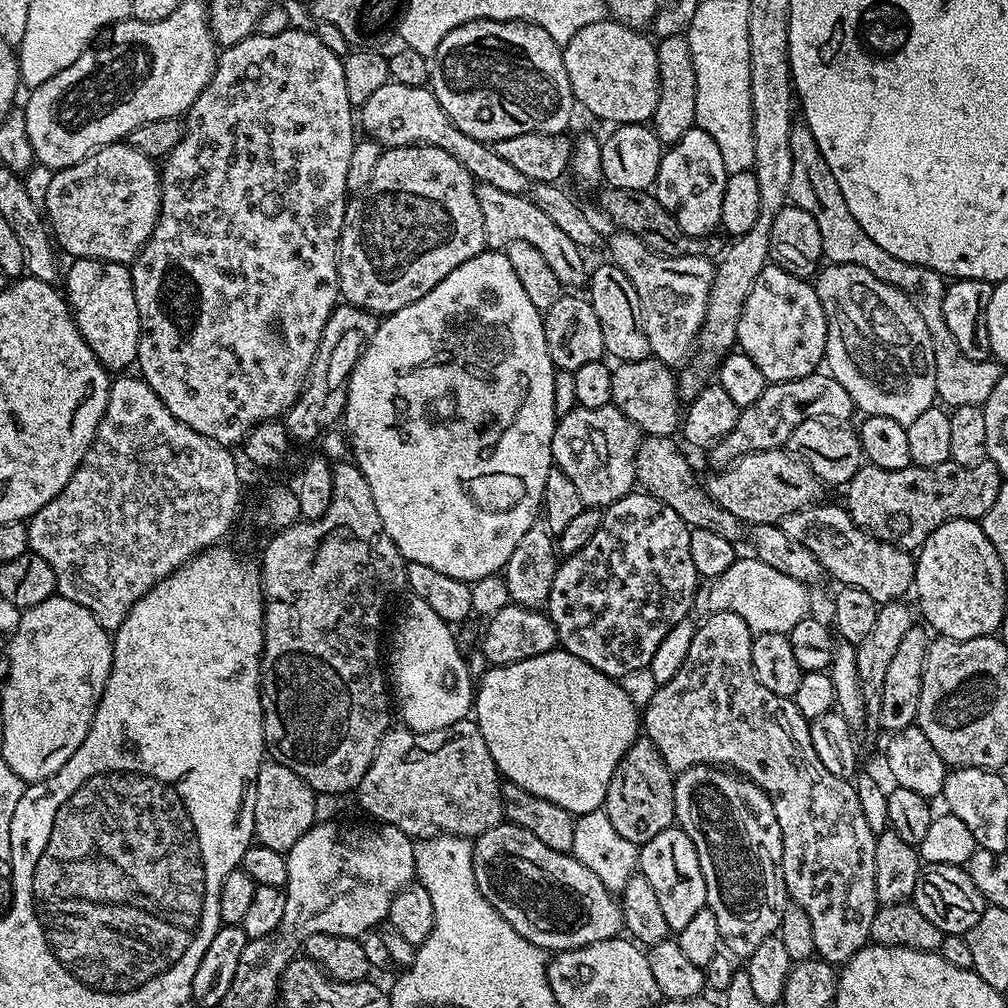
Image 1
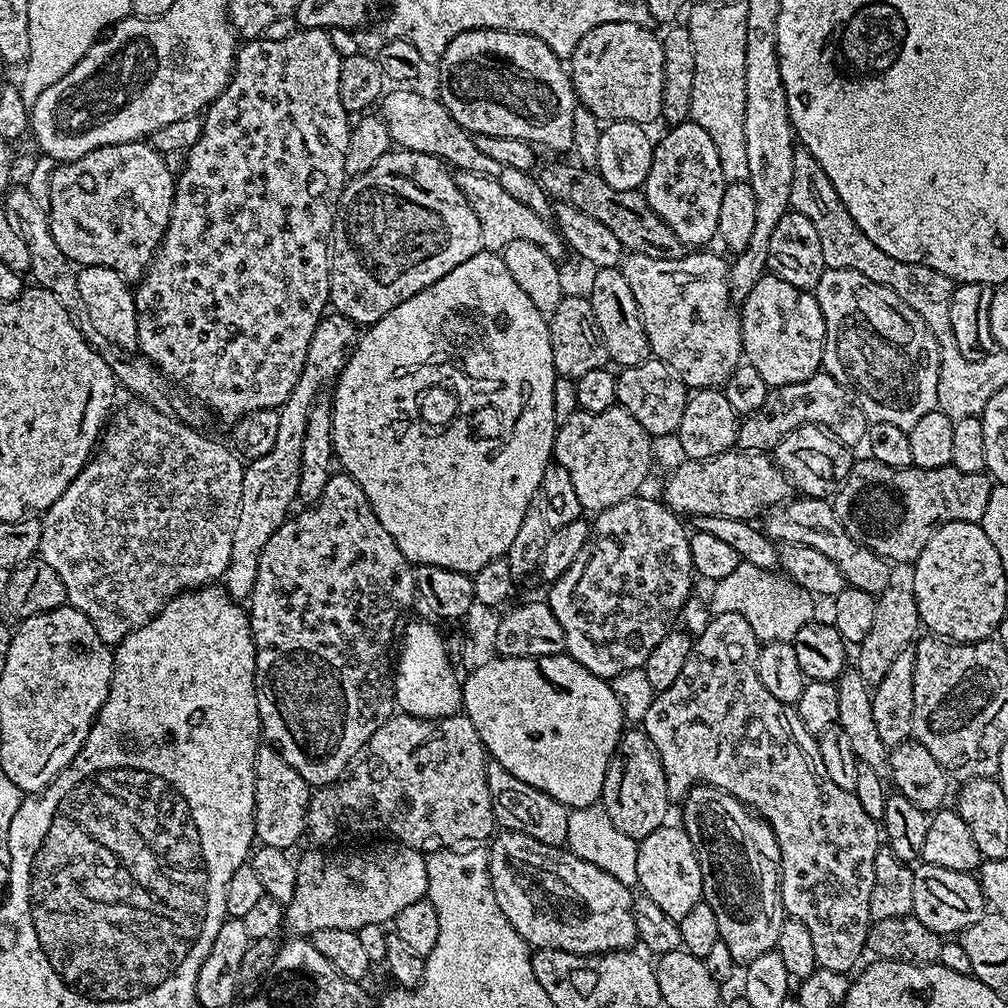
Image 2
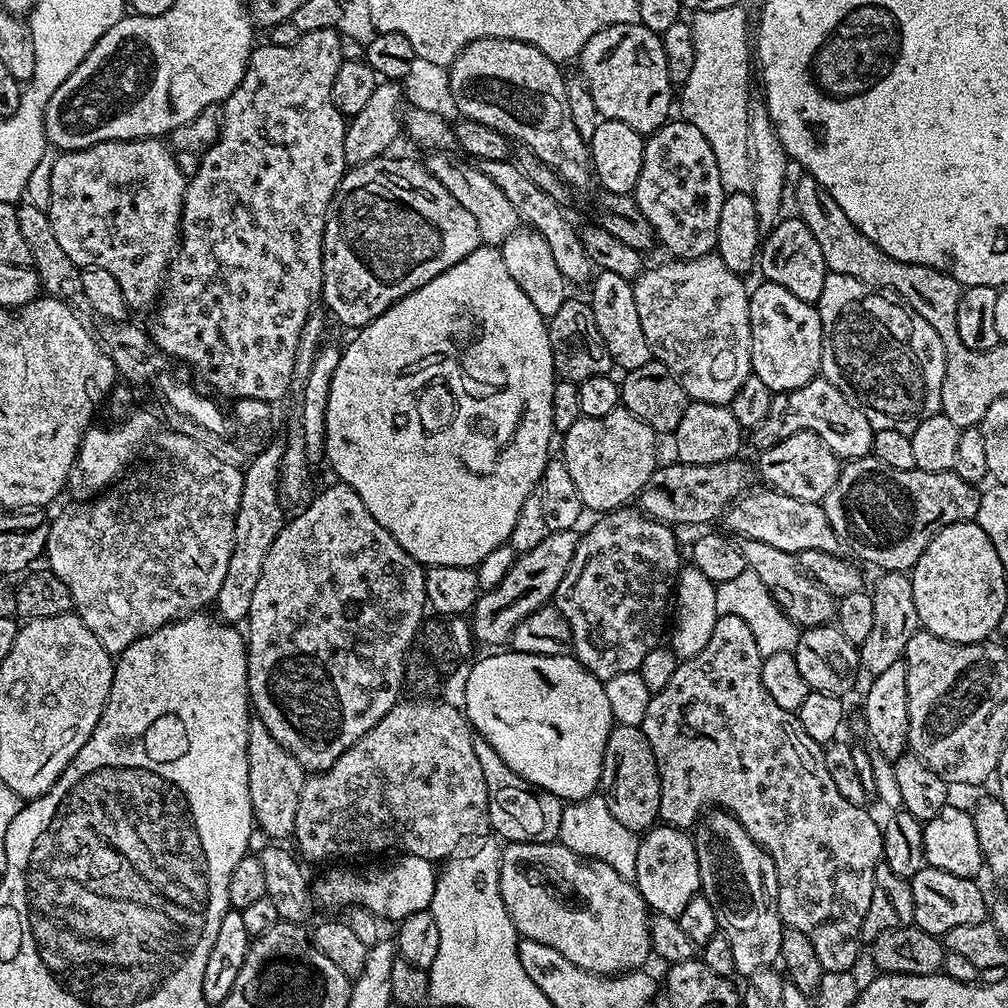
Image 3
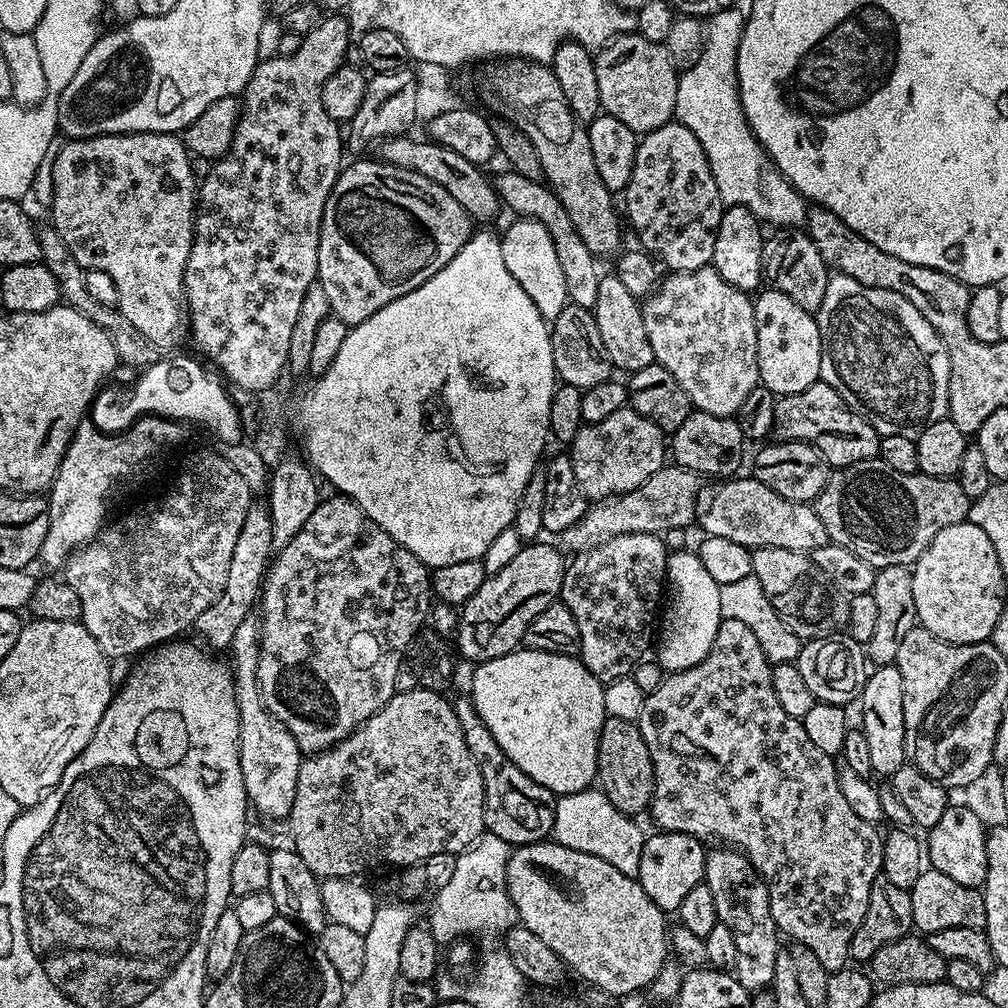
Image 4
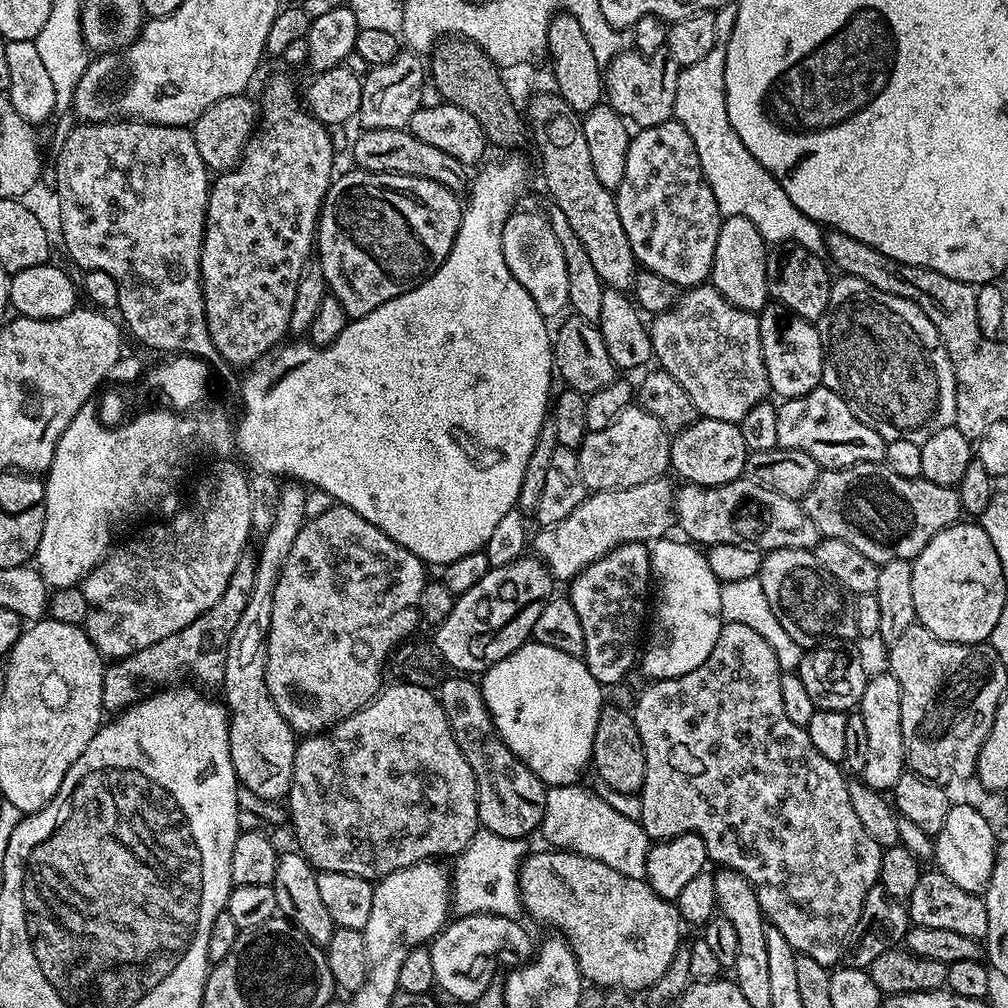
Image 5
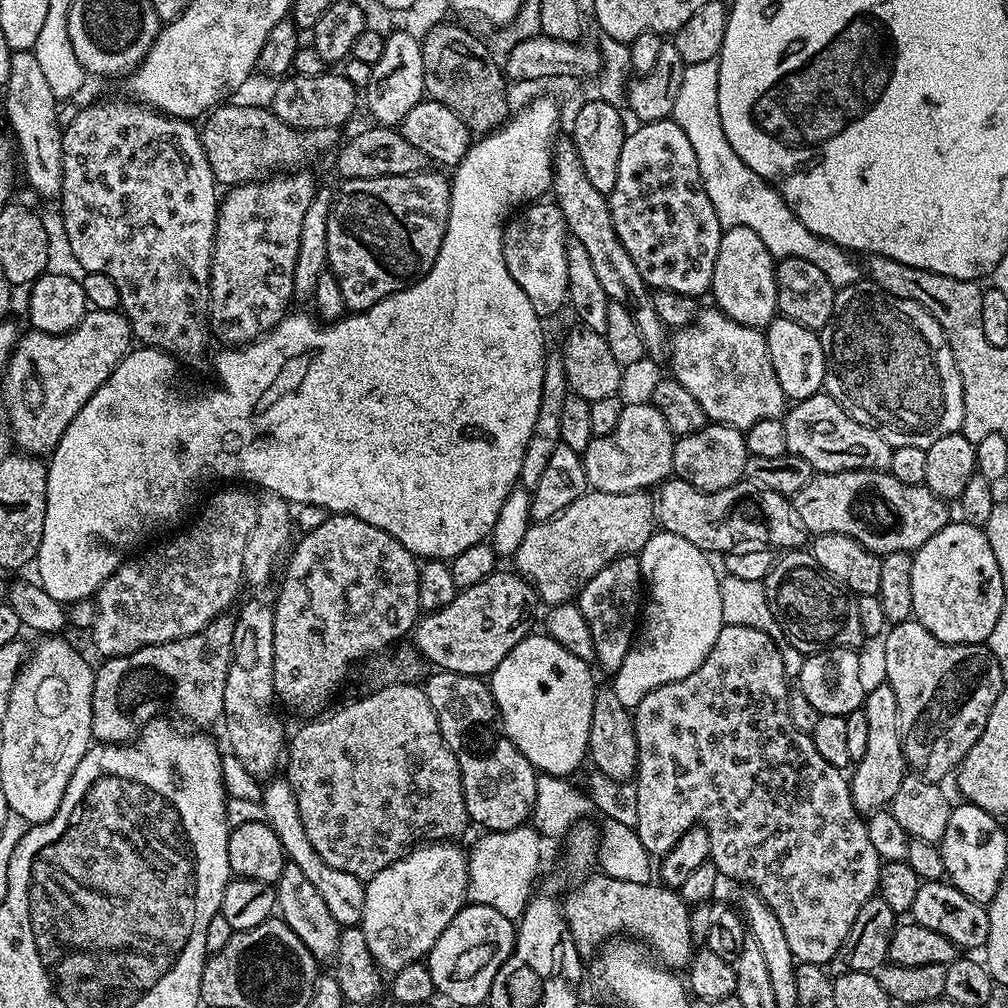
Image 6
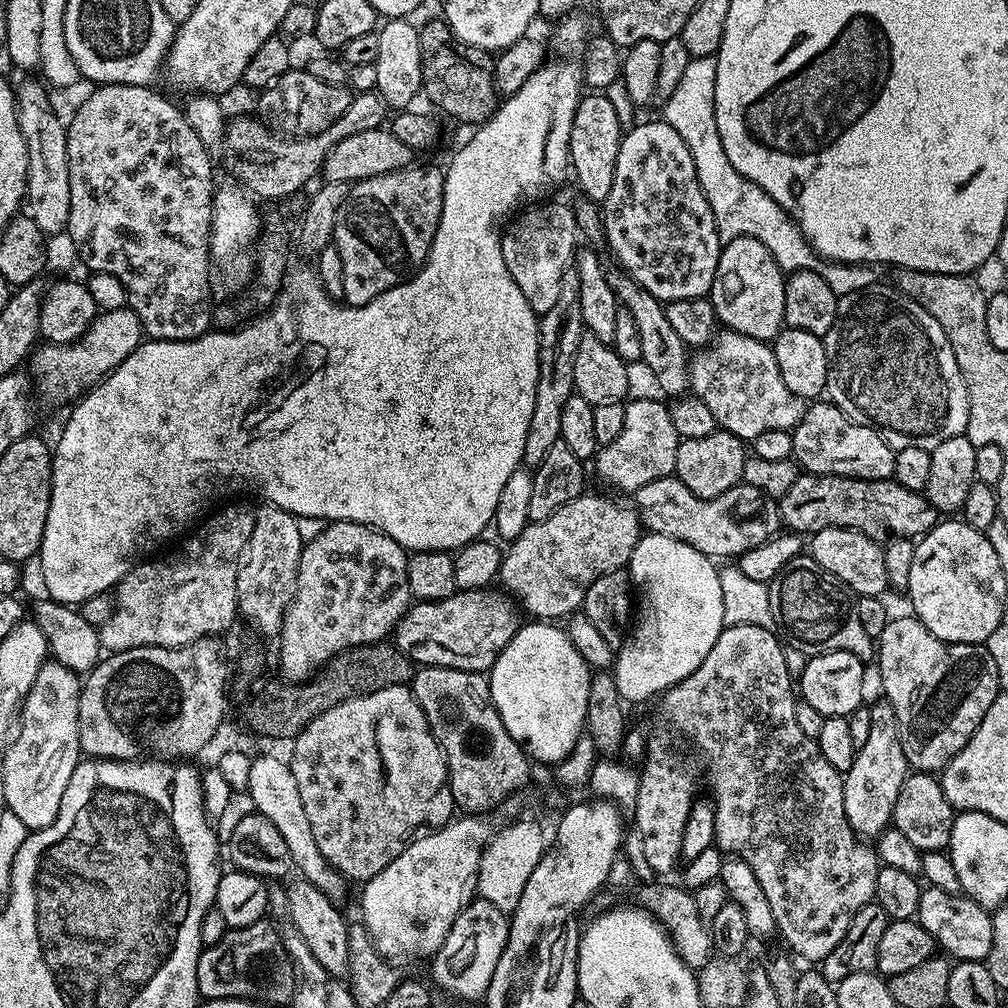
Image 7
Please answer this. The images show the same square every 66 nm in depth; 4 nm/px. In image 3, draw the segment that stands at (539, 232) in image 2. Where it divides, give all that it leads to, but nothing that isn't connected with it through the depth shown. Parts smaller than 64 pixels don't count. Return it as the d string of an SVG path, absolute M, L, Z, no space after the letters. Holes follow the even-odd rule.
M429 151L427 156L426 163L432 176L438 178L438 182L454 194L458 206L464 207L474 217L474 222L478 222L478 234L485 245L499 246L511 232L521 227L522 219L518 210L514 210L513 203L502 194L502 190L498 190L498 186L494 186L494 182L490 182L490 178L486 178L486 174L482 174L482 170L476 168L475 163L455 151Z

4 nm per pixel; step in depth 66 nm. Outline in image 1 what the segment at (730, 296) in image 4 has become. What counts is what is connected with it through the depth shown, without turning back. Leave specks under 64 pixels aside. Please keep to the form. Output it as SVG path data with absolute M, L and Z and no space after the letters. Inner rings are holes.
M619 230L613 233L612 252L616 255L613 256L614 262L618 270L622 270L622 274L626 274L630 282L634 282L638 302L642 302L646 342L650 342L652 356L669 366L686 363L692 348L694 352L697 347L700 330L704 327L706 306L716 277L713 261L706 256L660 256L657 252L651 252L634 234Z

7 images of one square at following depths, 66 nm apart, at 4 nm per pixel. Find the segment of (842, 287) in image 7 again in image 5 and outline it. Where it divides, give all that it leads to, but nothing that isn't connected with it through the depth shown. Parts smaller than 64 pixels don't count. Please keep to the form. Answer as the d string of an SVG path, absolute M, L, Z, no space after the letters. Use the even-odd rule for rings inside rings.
M717 46L710 50L710 54L706 54L706 58L701 58L699 62L694 62L694 66L681 68L672 114L676 123L684 127L686 134L690 134L694 150L698 150L698 162L702 166L710 190L714 190L714 202L718 202L721 217L750 218L750 222L758 226L758 234L762 234L764 241L772 246L791 242L806 246L806 250L817 254L825 251L825 229L806 214L802 214L798 206L794 206L794 202L790 202L790 194L782 190L779 182L760 165L758 158L754 158L754 154L746 150L742 138L738 138L726 104L726 54L723 47Z

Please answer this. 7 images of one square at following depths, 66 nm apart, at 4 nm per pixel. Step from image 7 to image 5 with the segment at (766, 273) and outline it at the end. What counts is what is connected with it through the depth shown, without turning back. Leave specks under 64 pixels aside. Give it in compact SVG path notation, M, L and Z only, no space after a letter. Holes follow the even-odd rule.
M726 216L721 219L718 230L718 246L714 246L714 262L710 283L717 288L734 306L747 312L759 314L769 303L766 262L769 245L758 234L758 226L750 218Z

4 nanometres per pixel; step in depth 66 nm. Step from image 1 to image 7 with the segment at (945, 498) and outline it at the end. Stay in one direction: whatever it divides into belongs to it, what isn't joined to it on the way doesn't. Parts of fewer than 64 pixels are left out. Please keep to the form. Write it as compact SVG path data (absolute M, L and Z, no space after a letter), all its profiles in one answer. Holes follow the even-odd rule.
M802 474L796 479L794 486L790 486L790 490L786 490L786 494L779 497L778 507L783 527L797 534L811 534L818 530L826 530L830 526L838 526L858 530L866 534L866 538L877 542L887 542L897 538L919 538L938 520L938 513L929 504L927 496L914 490L906 490L906 486L902 486L894 478L891 480L859 480L853 476Z

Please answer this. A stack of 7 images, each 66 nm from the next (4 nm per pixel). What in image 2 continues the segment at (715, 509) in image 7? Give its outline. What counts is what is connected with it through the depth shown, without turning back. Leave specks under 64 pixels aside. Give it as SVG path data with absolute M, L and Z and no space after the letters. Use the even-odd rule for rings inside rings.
M789 499L783 506L771 509L763 517L763 520L765 519L764 524L762 523L763 531L773 541L814 546L814 550L826 554L826 558L830 558L830 562L834 562L838 566L838 570L842 570L845 581L858 590L879 594L889 587L891 580L888 579L892 576L891 570L893 571L889 561L883 560L878 554L871 552L859 540L850 538L850 534L846 534L846 530L842 526L842 522L838 522L836 512L827 499L796 499Z

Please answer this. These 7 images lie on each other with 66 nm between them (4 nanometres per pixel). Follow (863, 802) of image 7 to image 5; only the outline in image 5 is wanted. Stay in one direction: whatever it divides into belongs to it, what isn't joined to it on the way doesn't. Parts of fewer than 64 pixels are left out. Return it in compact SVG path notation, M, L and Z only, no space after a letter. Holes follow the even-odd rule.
M881 670L877 676L869 675L858 710L866 721L868 739L866 770L862 780L874 791L884 794L895 786L898 778L906 771L902 742L902 686L898 686L898 678L894 678L894 674L887 670Z

